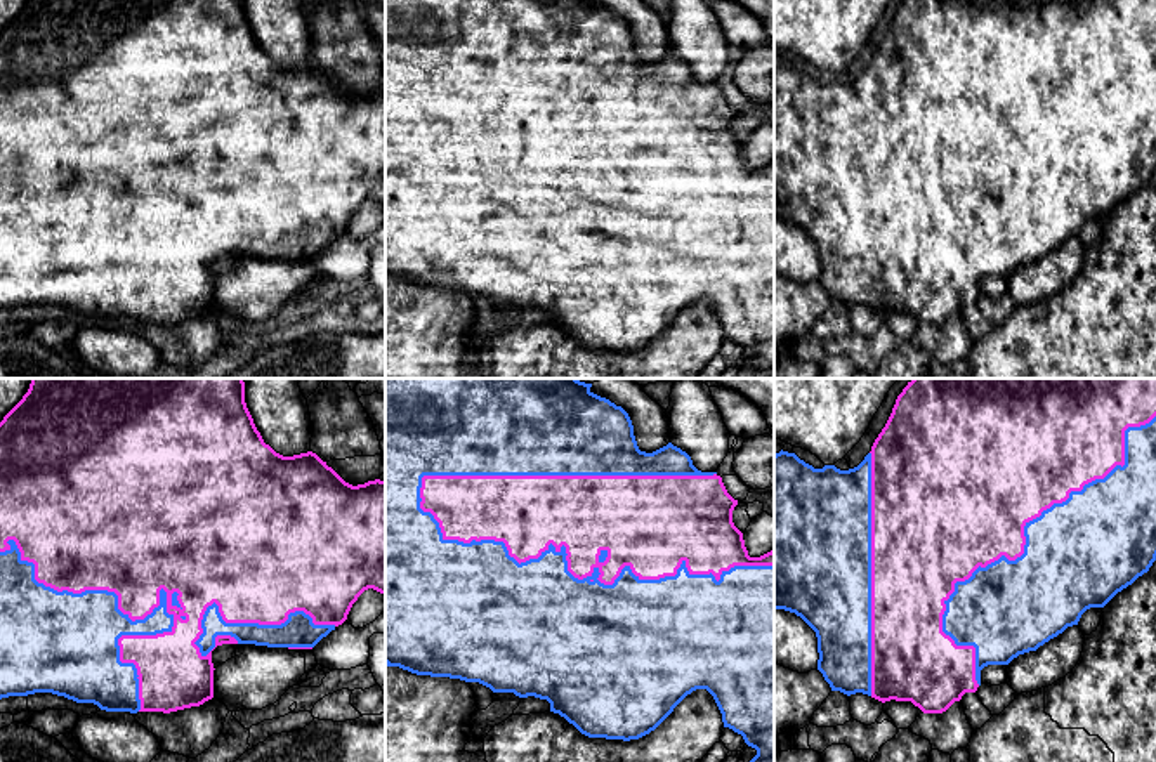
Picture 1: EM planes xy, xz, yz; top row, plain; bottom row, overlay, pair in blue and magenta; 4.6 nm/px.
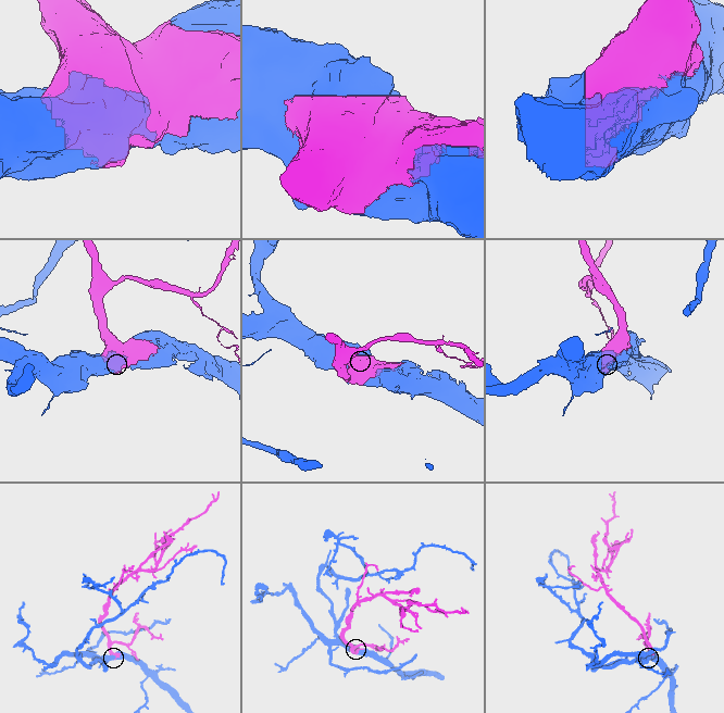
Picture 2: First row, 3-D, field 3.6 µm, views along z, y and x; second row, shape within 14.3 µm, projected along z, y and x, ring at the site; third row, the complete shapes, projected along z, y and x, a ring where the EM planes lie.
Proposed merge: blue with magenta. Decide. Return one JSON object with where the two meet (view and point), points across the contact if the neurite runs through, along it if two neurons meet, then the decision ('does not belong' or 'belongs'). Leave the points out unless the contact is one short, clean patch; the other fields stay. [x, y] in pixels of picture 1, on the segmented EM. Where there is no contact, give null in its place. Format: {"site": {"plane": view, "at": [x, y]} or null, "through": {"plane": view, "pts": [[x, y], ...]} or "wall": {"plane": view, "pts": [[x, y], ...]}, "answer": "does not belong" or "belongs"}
{"site": {"plane": "xz", "at": [568, 571]}, "answer": "belongs"}

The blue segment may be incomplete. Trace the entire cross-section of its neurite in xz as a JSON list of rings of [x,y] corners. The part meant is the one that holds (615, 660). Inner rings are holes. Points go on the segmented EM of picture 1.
[[[385,378],[385,665],[417,675],[479,682],[493,693],[547,700],[550,712],[564,717],[581,734],[623,741],[649,734],[687,694],[706,689],[722,713],[724,727],[741,734],[745,743],[757,750],[750,762],[774,762],[774,550],[750,557],[743,533],[732,522],[738,500],[727,493],[722,477],[717,472],[698,470],[691,457],[672,443],[653,453],[640,451],[628,413],[609,399],[594,394],[590,387],[592,384],[578,378]]]

